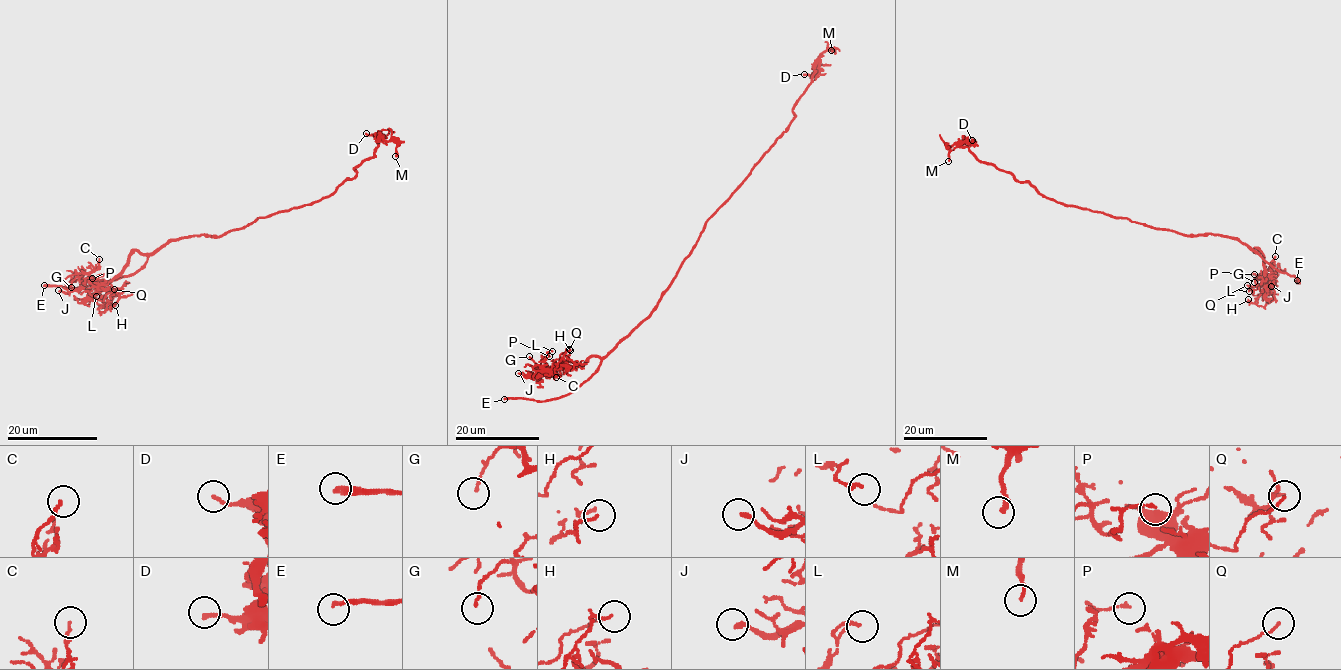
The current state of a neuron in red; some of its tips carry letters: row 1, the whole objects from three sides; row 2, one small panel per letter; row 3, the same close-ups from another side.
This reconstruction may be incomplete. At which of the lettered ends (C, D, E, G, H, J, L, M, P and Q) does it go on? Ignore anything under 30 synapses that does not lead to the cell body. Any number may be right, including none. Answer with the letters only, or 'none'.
E

